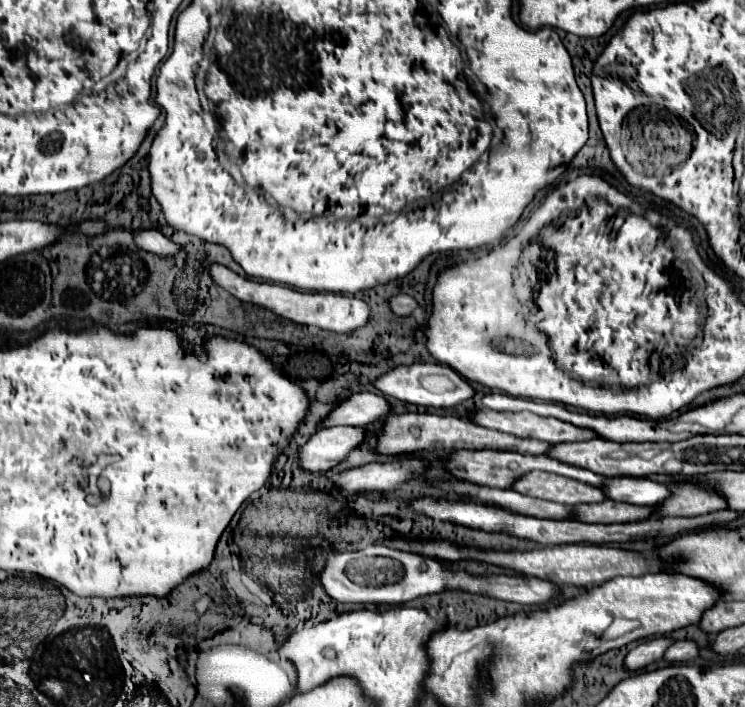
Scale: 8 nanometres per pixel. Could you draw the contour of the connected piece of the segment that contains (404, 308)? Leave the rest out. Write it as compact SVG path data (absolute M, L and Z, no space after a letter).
M396 295L396 297L390 299L390 307L392 307L392 311L394 311L396 315L400 315L400 317L410 317L412 311L418 307L418 303L416 303L416 299L410 297L410 295Z

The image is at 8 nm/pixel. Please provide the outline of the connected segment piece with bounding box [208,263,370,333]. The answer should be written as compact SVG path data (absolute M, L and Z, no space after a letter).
M208 263L208 273L218 287L226 289L236 299L266 307L272 313L286 317L290 321L302 323L302 325L314 325L318 329L334 331L334 333L352 333L370 321L368 303L364 303L362 299L356 299L356 297L346 297L346 295L338 295L338 293L302 293L302 291L296 291L296 289L290 289L284 285L280 287L280 285L272 285L272 283L258 283L258 281L252 281L252 279L246 279L246 277L234 273L232 269L228 269L220 263Z

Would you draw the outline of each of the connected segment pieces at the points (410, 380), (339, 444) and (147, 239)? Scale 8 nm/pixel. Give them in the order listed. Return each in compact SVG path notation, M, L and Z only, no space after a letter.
M414 363L414 365L394 367L392 371L376 379L374 387L388 397L414 403L414 405L424 405L424 407L456 407L472 399L476 393L472 385L464 377L460 377L460 373L456 373L452 367L442 363Z
M330 427L318 433L300 449L300 463L312 473L324 473L346 459L354 449L362 447L368 437L366 427Z
M136 229L132 231L132 235L134 235L134 243L138 249L146 253L154 253L158 257L176 257L182 249L178 243L164 237L156 229Z

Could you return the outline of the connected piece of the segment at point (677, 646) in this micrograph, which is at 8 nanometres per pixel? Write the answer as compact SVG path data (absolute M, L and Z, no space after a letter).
M684 639L684 641L676 641L676 643L668 649L668 653L664 655L664 659L666 659L666 661L678 663L678 661L690 661L690 659L696 659L698 655L700 655L700 647L698 647L694 641Z

